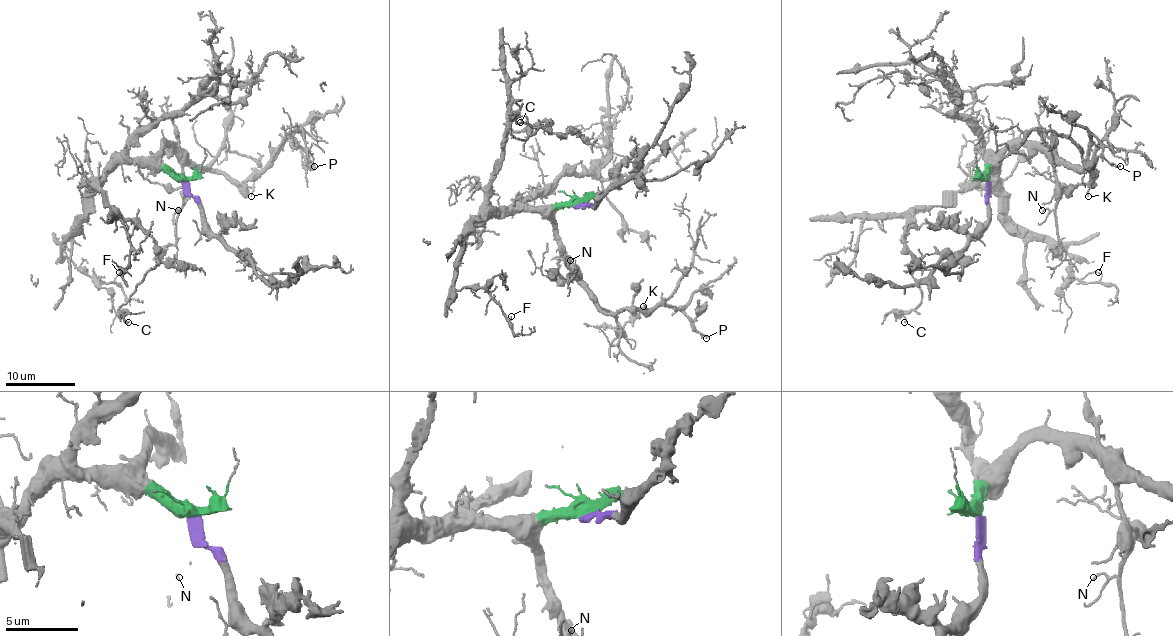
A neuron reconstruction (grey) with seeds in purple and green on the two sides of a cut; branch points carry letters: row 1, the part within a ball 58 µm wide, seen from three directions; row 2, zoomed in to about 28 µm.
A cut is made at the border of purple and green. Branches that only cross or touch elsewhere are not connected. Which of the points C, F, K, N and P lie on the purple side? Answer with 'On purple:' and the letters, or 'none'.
On purple: none

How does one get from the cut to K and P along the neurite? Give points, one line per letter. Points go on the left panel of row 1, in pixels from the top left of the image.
K: (184, 180), (162, 162), (165, 145), (193, 164), (224, 173), (235, 183), (251, 180), (254, 183), (251, 195)
P: (184, 180), (162, 162), (165, 145), (235, 183), (259, 171), (291, 136), (301, 160), (315, 166)

